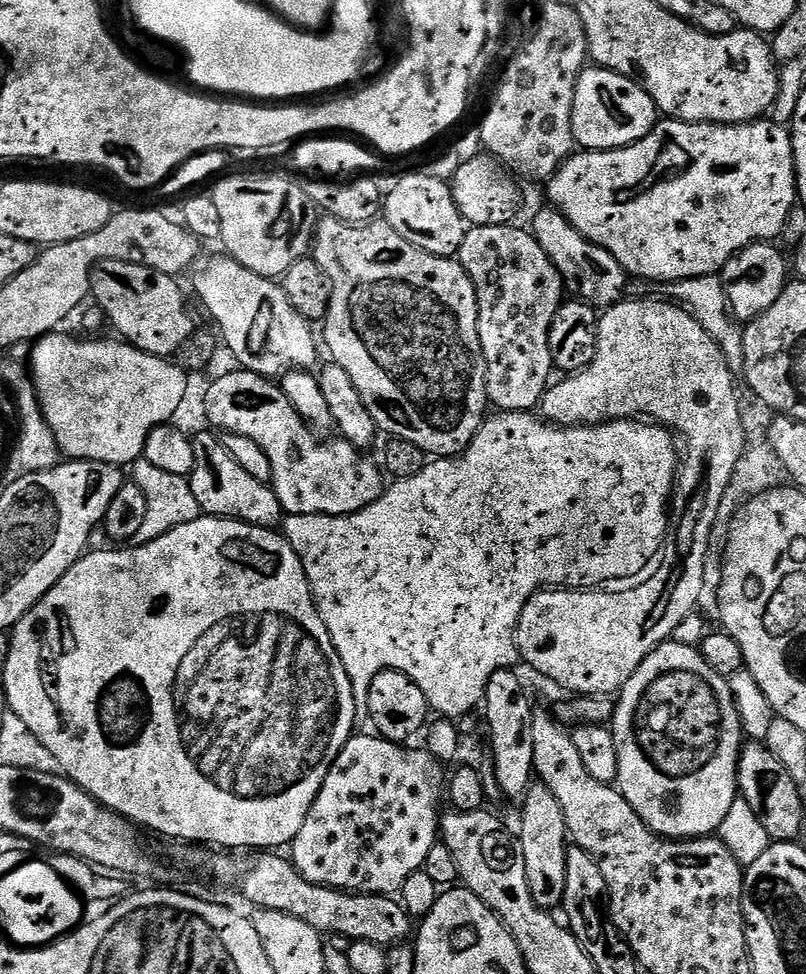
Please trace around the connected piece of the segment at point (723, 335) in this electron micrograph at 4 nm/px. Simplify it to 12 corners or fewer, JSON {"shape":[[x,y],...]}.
{"shape":[[719,275],[633,279],[630,300],[667,300],[714,338],[733,378],[744,375],[744,333]]}

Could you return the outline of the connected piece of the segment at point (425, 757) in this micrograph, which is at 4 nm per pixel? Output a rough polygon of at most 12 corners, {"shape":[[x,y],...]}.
{"shape":[[353,735],[292,840],[315,884],[392,896],[438,842],[427,750]]}

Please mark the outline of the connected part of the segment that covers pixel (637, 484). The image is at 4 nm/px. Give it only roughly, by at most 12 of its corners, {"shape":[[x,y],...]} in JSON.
{"shape":[[497,411],[354,514],[283,517],[367,705],[521,663],[541,590],[635,581],[677,441]]}

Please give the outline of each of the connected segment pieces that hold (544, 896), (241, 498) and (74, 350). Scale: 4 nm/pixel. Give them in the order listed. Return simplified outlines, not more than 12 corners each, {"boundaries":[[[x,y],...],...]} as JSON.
{"boundaries":[[[533,783],[518,843],[530,898],[556,910],[566,894],[568,827],[558,798]],[[191,437],[201,513],[275,529],[276,491],[246,474],[221,437]],[[57,330],[30,379],[57,449],[135,465],[189,373]]]}

